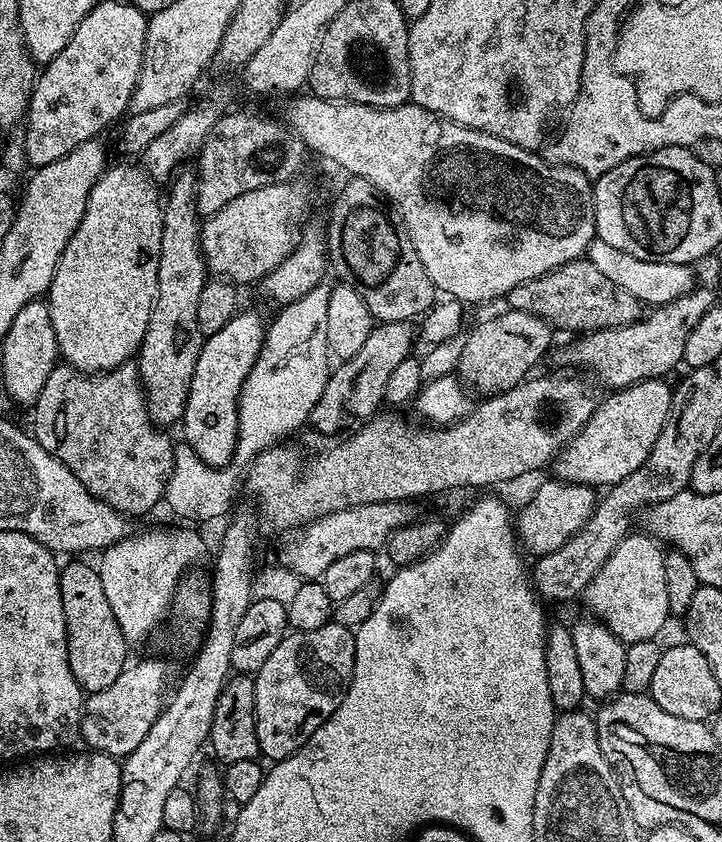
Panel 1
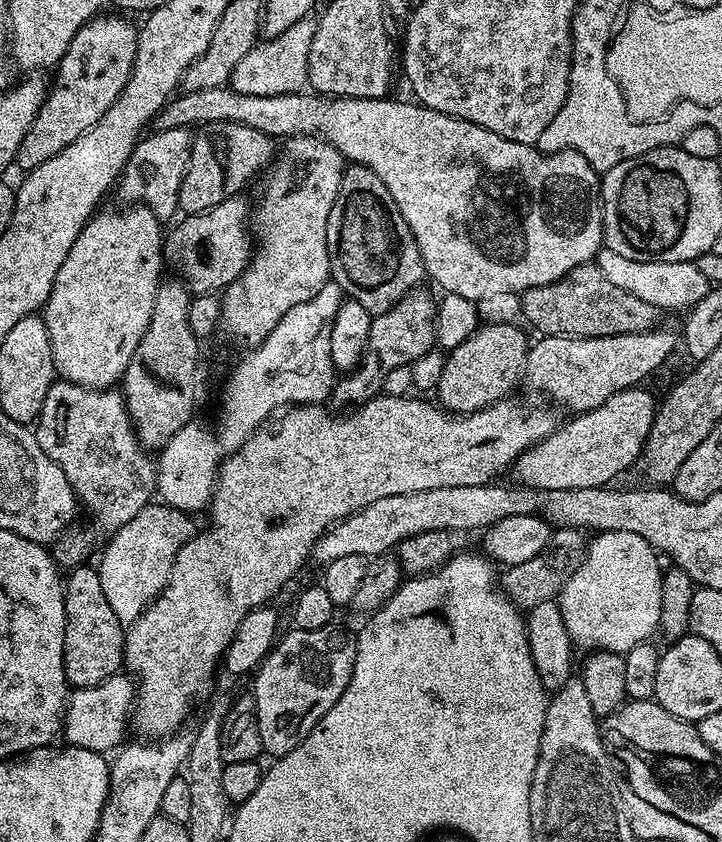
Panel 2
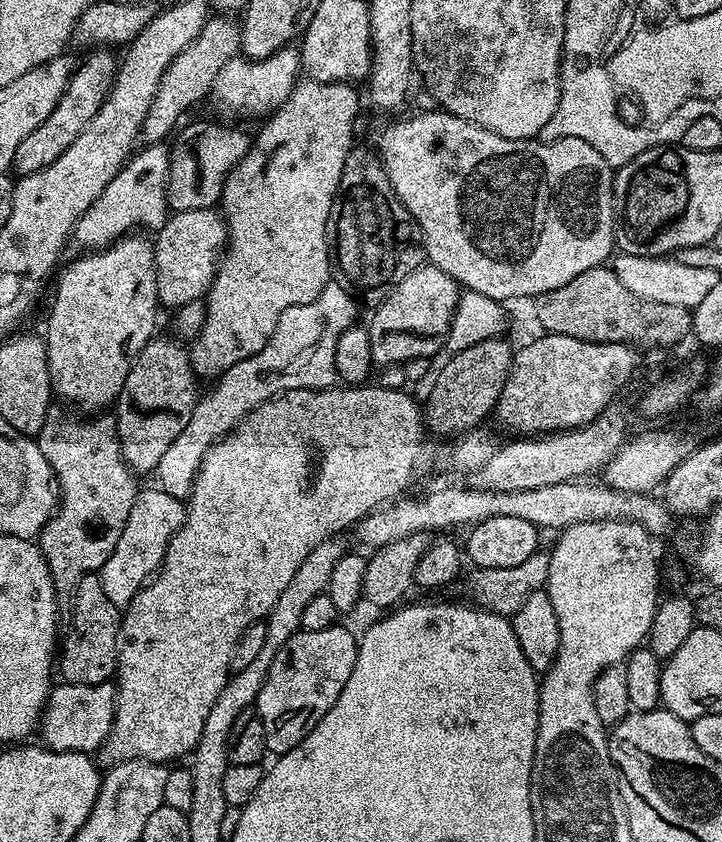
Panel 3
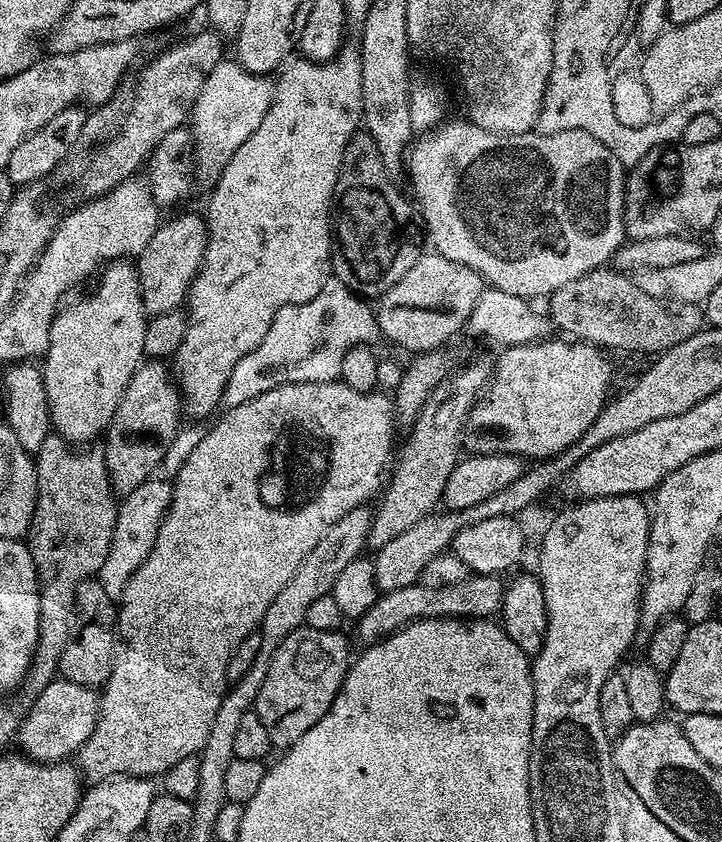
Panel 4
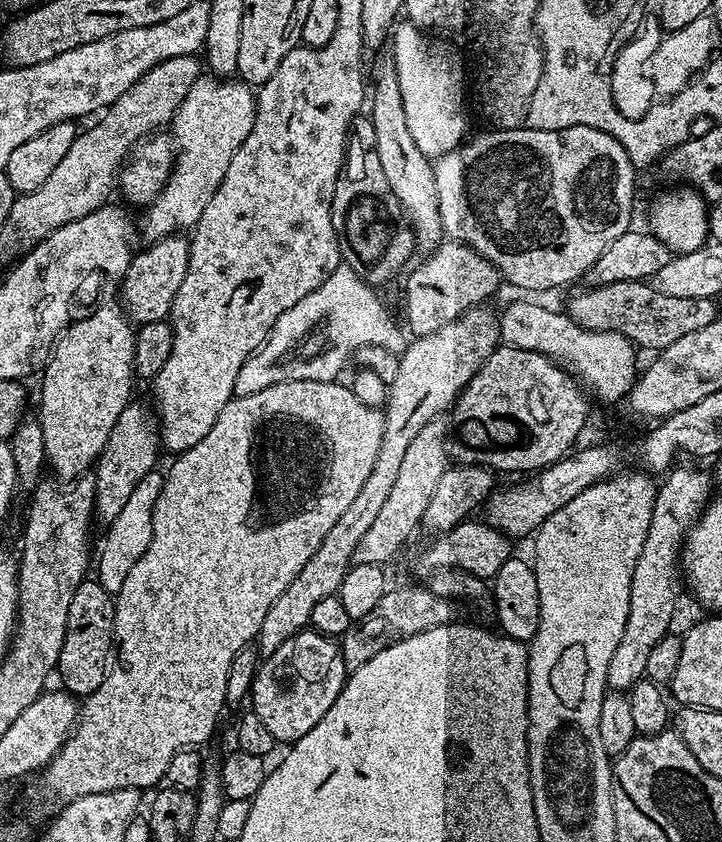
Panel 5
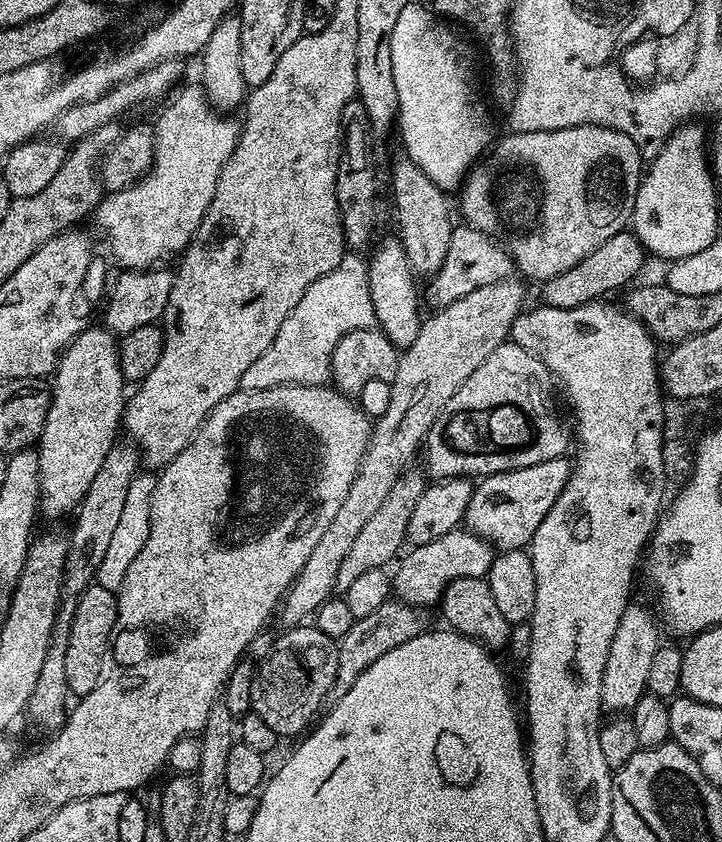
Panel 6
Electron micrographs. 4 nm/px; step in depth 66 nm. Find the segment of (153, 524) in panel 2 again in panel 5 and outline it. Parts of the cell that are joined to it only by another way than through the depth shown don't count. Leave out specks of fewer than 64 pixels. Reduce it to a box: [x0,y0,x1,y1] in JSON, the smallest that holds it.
[94,470,165,593]

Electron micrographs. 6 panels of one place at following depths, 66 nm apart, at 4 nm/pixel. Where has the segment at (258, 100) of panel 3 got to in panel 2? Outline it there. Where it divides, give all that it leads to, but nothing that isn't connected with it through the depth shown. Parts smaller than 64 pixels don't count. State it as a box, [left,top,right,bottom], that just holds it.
[230,19,315,96]

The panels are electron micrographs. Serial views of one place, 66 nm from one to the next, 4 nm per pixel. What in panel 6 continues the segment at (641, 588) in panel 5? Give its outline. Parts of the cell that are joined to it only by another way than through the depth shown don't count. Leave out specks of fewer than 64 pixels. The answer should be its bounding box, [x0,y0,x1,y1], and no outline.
[601,602,662,714]

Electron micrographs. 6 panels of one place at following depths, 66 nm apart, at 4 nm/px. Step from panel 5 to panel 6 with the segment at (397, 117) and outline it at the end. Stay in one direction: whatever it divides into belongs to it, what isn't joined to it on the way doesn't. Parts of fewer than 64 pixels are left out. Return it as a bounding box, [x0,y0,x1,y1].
[390,158,454,278]

